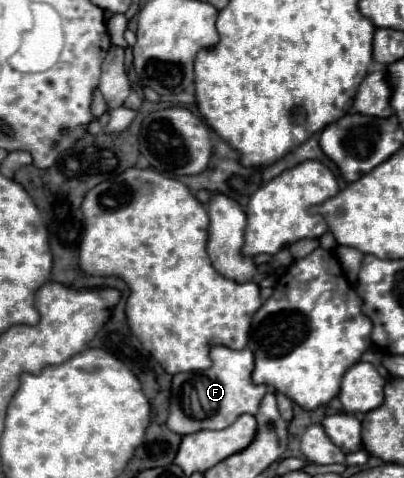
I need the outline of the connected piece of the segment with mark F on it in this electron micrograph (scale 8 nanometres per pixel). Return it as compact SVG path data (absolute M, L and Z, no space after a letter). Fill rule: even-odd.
M216 345L210 351L212 367L206 371L194 373L178 373L172 381L172 397L170 397L170 415L168 415L168 429L180 435L190 435L202 429L226 429L232 425L240 415L258 411L262 397L266 395L266 385L252 383L252 369L254 369L254 355L250 349L230 349L224 345Z

